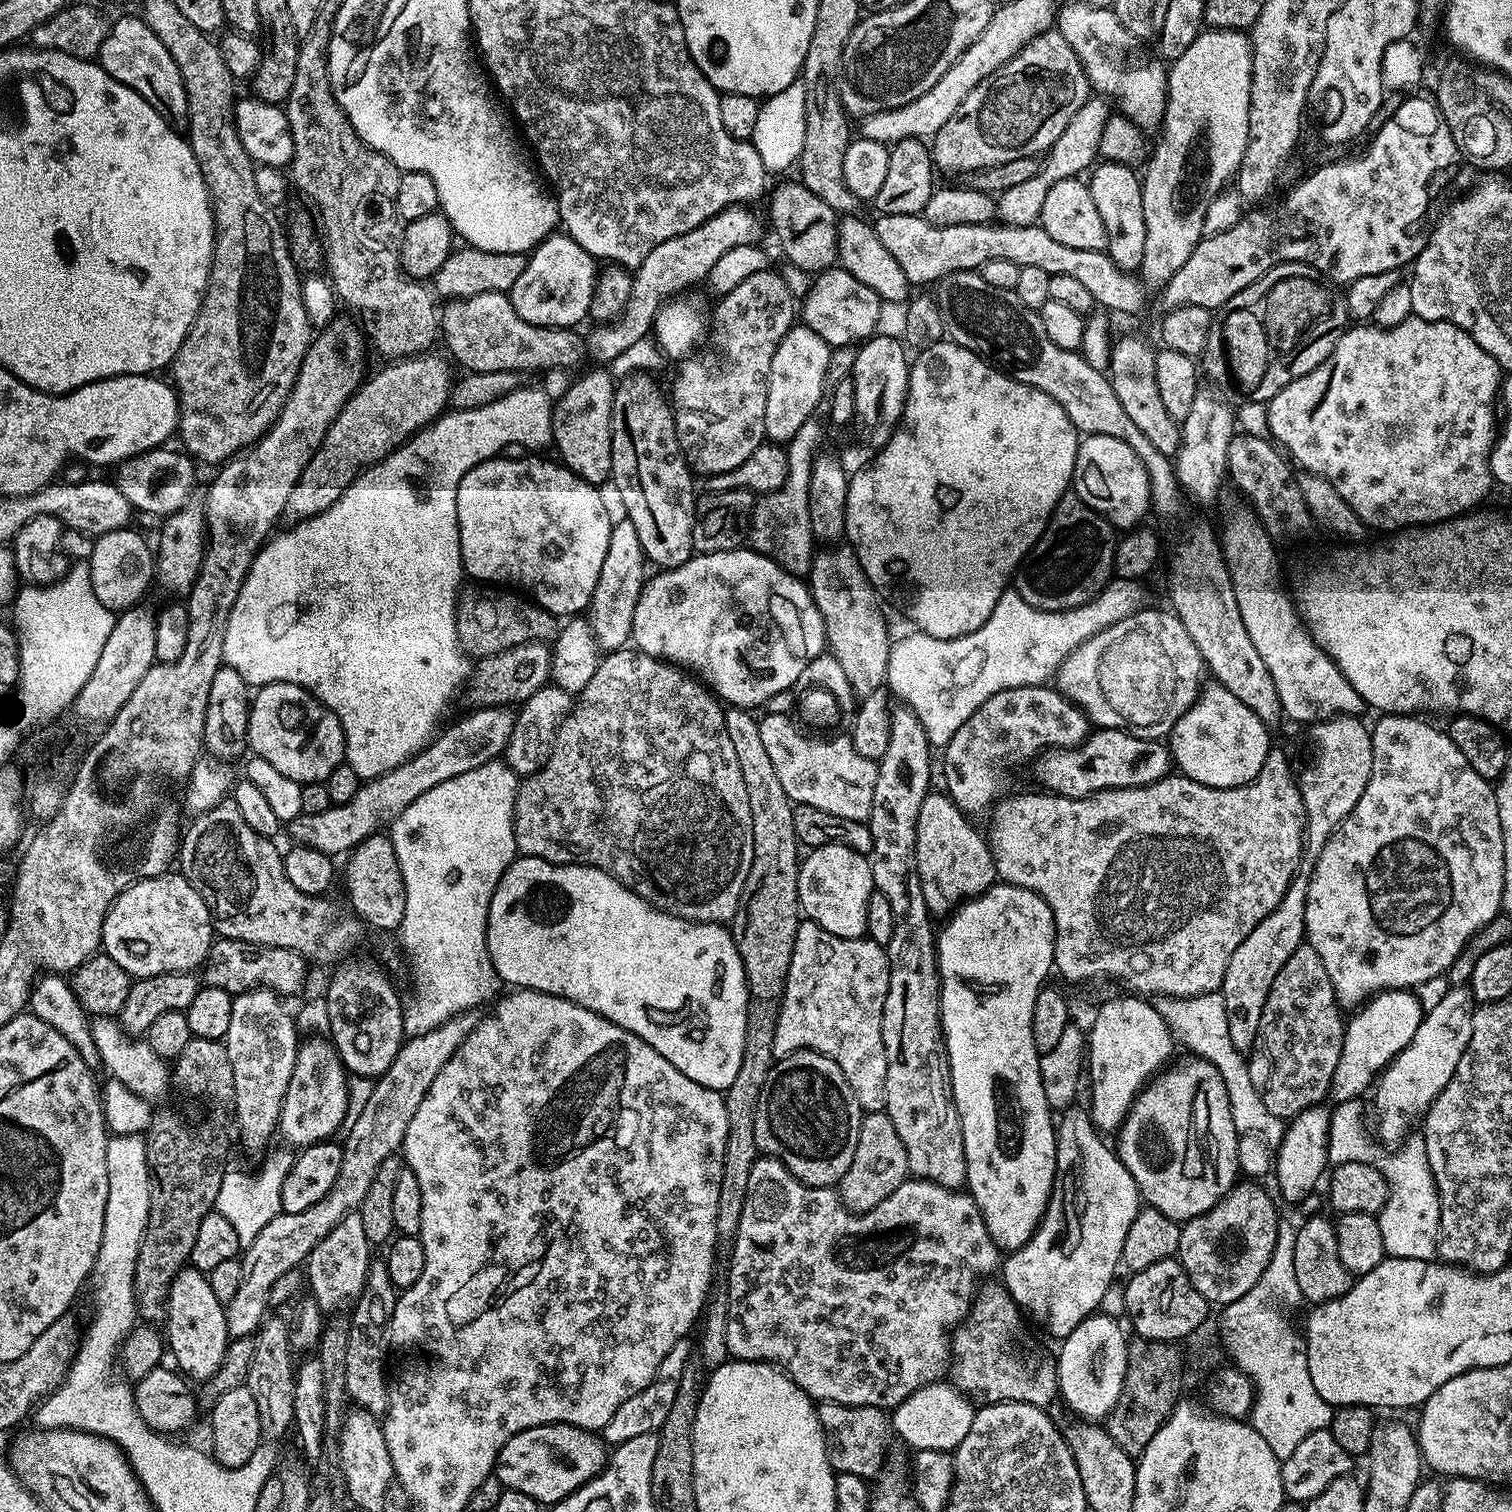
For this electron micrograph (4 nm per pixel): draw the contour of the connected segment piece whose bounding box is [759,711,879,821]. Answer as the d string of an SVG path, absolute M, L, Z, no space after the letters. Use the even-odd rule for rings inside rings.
M768 712L767 715L761 717L759 734L762 736L762 742L765 743L767 754L770 756L771 762L774 764L774 768L778 773L778 778L781 779L782 788L786 791L786 794L794 804L806 804L810 806L816 806L820 810L826 810L827 813L837 814L839 817L844 818L854 818L855 820L867 821L869 814L872 812L873 808L873 796L874 787L877 785L877 774L879 772L879 763L872 759L866 758L865 755L858 752L855 742L852 740L851 735L847 733L840 734L832 739L820 738L818 734L812 734L816 736L810 736L808 734L803 734L803 732L792 722L791 718L788 717L787 713L784 712Z

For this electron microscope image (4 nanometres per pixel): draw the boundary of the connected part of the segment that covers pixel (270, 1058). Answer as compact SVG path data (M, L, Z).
M256 988L252 992L242 992L233 995L232 998L232 1009L230 1010L230 1030L227 1036L224 1037L222 1043L224 1043L230 1051L230 1066L234 1070L234 1086L232 1087L232 1095L234 1097L234 1120L236 1116L236 1128L240 1131L240 1144L248 1152L260 1152L268 1143L272 1140L272 1135L277 1135L278 1125L280 1123L280 1111L284 1105L284 1095L288 1089L288 1083L292 1077L292 1071L294 1070L294 1062L296 1061L296 1054L294 1049L297 1047L298 1039L296 1040L296 1035L298 1035L298 1029L296 1026L296 1021L294 1019L293 1013L287 1012L283 1008L281 997L277 993L273 992L270 988Z

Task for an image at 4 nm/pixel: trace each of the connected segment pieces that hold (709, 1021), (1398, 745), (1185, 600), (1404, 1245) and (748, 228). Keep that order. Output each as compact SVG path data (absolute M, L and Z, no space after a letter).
M520 856L512 861L512 865L502 874L498 886L494 890L494 898L490 902L488 911L488 929L486 942L490 962L494 966L497 977L504 980L508 986L515 986L529 992L545 992L551 996L562 996L591 1012L598 1012L619 1028L625 1028L638 1038L642 1038L666 1062L670 1062L686 1078L698 1082L702 1086L723 1093L738 1078L738 1070L742 1066L744 1057L744 1043L746 1042L746 1026L748 1025L748 1009L750 1007L750 993L748 978L744 973L744 962L732 941L732 933L724 924L698 924L694 920L683 920L669 912L662 912L649 900L643 900L638 893L627 888L623 882L614 879L601 868L592 868L589 864L551 864L542 858Z
M1384 714L1379 719L1380 721L1376 725L1373 723L1370 728L1374 750L1370 782L1366 782L1366 790L1362 798L1358 798L1358 806L1354 806L1351 814L1336 827L1336 833L1326 842L1322 854L1315 857L1316 869L1308 876L1308 897L1304 915L1306 943L1322 958L1322 966L1326 966L1326 974L1330 974L1330 982L1334 986L1336 1003L1344 1010L1359 1009L1373 996L1382 992L1412 990L1417 984L1430 978L1445 975L1459 957L1461 950L1468 945L1468 940L1484 924L1501 915L1504 903L1504 839L1498 818L1495 787L1484 780L1482 774L1478 774L1478 770L1470 766L1470 762L1466 762L1462 750L1454 746L1443 727L1435 728L1424 721L1427 719L1417 718L1412 714Z
M1184 520L1180 524L1180 541L1176 544L1176 553L1172 556L1172 573L1168 576L1168 596L1172 599L1171 611L1186 626L1186 634L1198 646L1200 658L1205 669L1213 672L1214 680L1230 690L1234 697L1252 708L1254 714L1267 726L1274 726L1282 720L1282 711L1278 692L1274 686L1274 680L1270 676L1270 670L1262 662L1257 647L1250 640L1246 627L1243 625L1242 616L1235 602L1234 586L1231 582L1231 570L1229 564L1224 561L1221 541L1218 532L1211 528L1204 520Z
M1412 1134L1399 1145L1400 1152L1400 1212L1386 1202L1386 1206L1378 1213L1382 1230L1382 1246L1389 1257L1414 1258L1415 1260L1435 1261L1440 1246L1440 1191L1436 1189L1434 1174L1430 1170L1430 1162L1426 1158L1426 1142L1423 1135Z
M744 206L724 208L716 216L706 222L694 226L686 234L678 234L674 238L666 238L666 242L658 242L654 250L646 257L640 267L635 269L630 290L630 302L626 302L624 311L611 322L596 326L586 336L586 352L596 360L610 362L622 354L622 350L634 346L634 342L645 339L653 331L660 315L660 309L673 299L675 292L688 288L691 284L707 281L711 267L727 251L744 245L755 245L760 236L760 224L756 216Z

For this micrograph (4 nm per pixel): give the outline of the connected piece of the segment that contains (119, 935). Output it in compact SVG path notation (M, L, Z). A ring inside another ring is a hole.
M165 874L130 885L112 903L100 939L103 955L113 959L132 978L163 972L188 974L208 959L214 943L214 925L208 904L189 880L179 874Z

